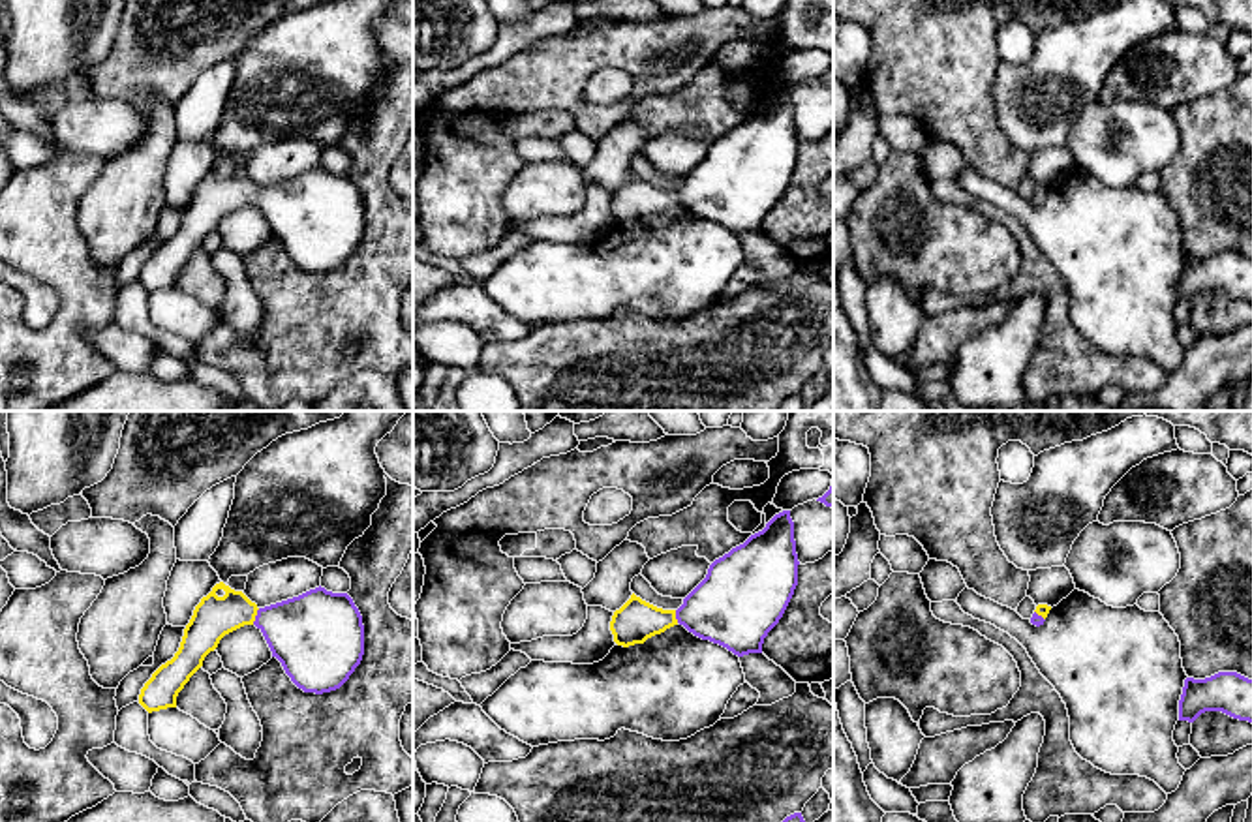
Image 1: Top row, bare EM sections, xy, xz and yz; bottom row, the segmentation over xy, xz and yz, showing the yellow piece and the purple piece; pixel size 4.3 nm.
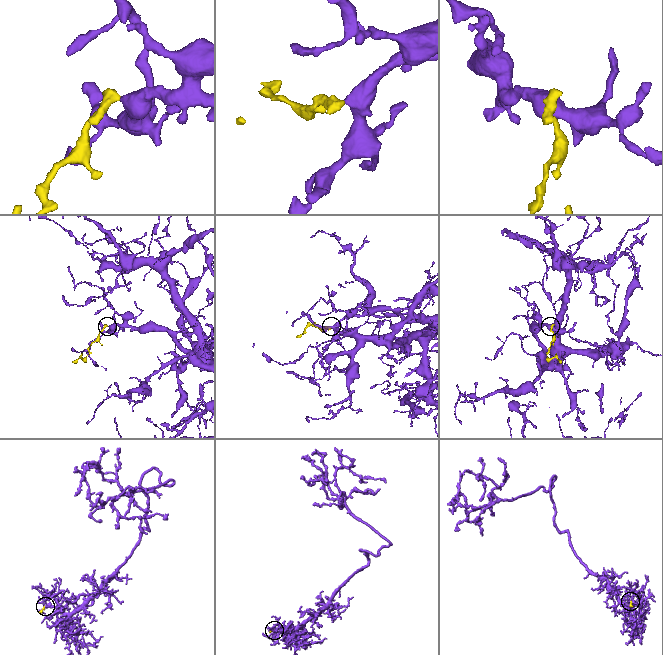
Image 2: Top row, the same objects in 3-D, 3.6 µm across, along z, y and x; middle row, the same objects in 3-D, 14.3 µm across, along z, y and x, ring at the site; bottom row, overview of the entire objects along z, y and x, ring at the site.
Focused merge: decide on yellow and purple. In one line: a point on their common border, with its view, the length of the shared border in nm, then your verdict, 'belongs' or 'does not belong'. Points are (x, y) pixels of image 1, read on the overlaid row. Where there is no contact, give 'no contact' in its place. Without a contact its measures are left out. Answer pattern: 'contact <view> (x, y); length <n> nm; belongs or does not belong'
contact xy (256, 614); length 80 nm; belongs

